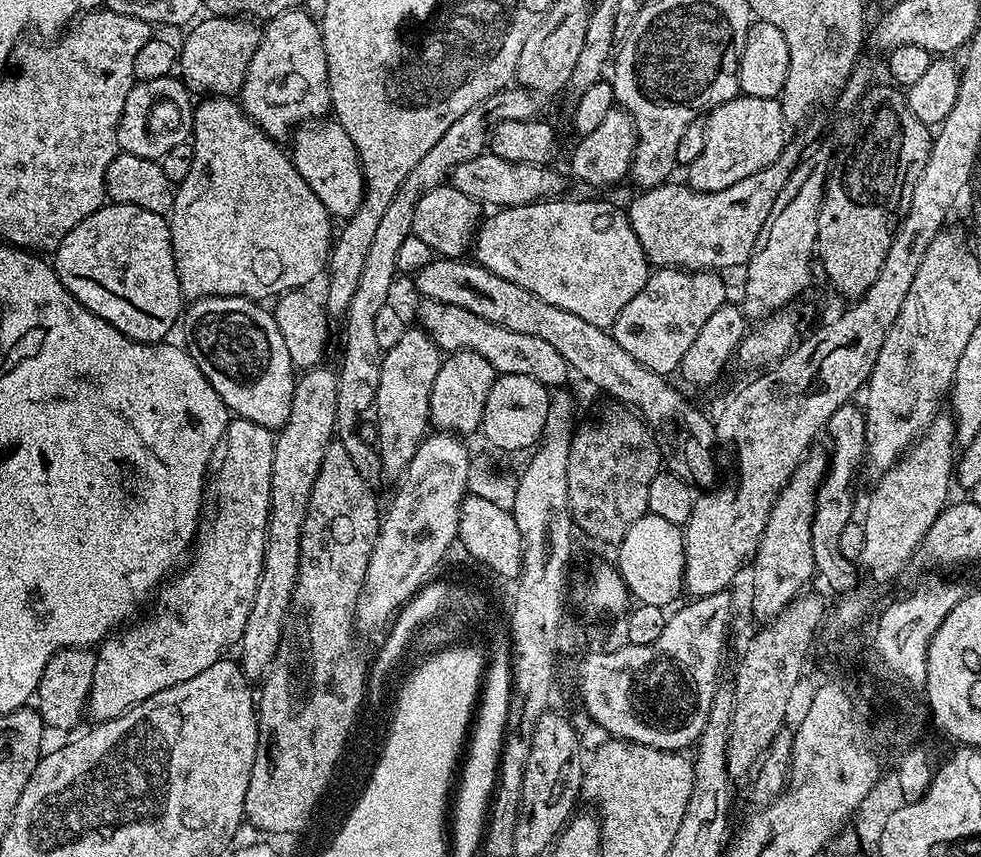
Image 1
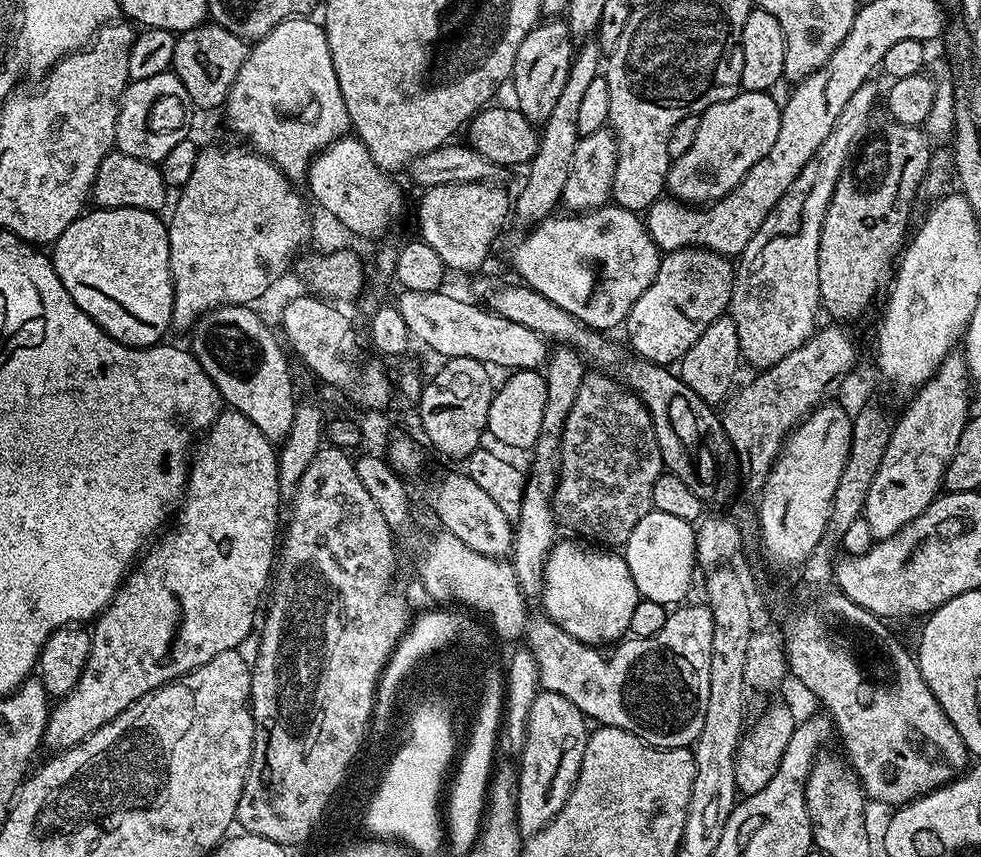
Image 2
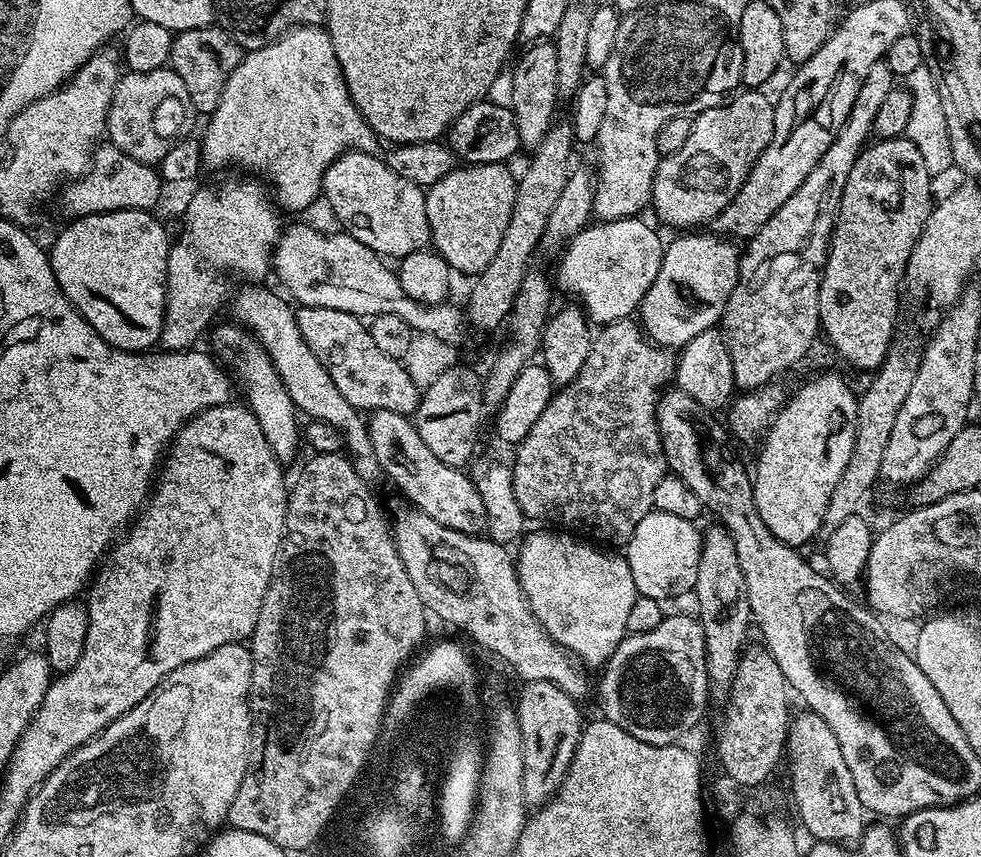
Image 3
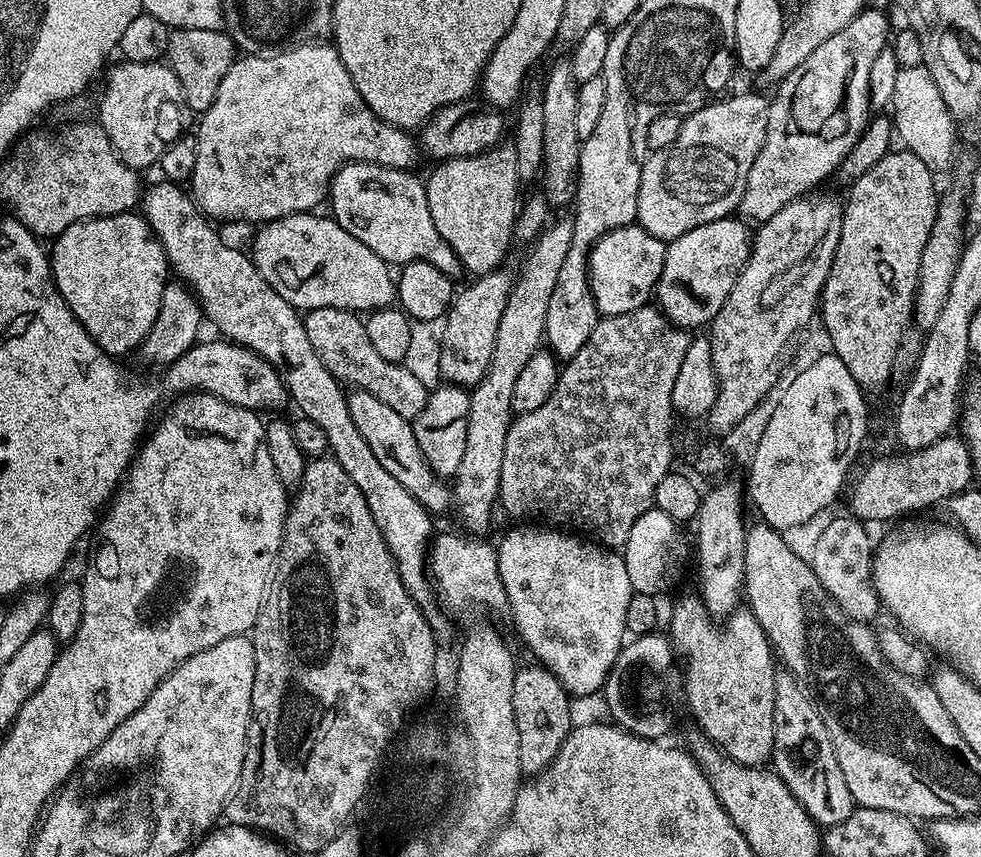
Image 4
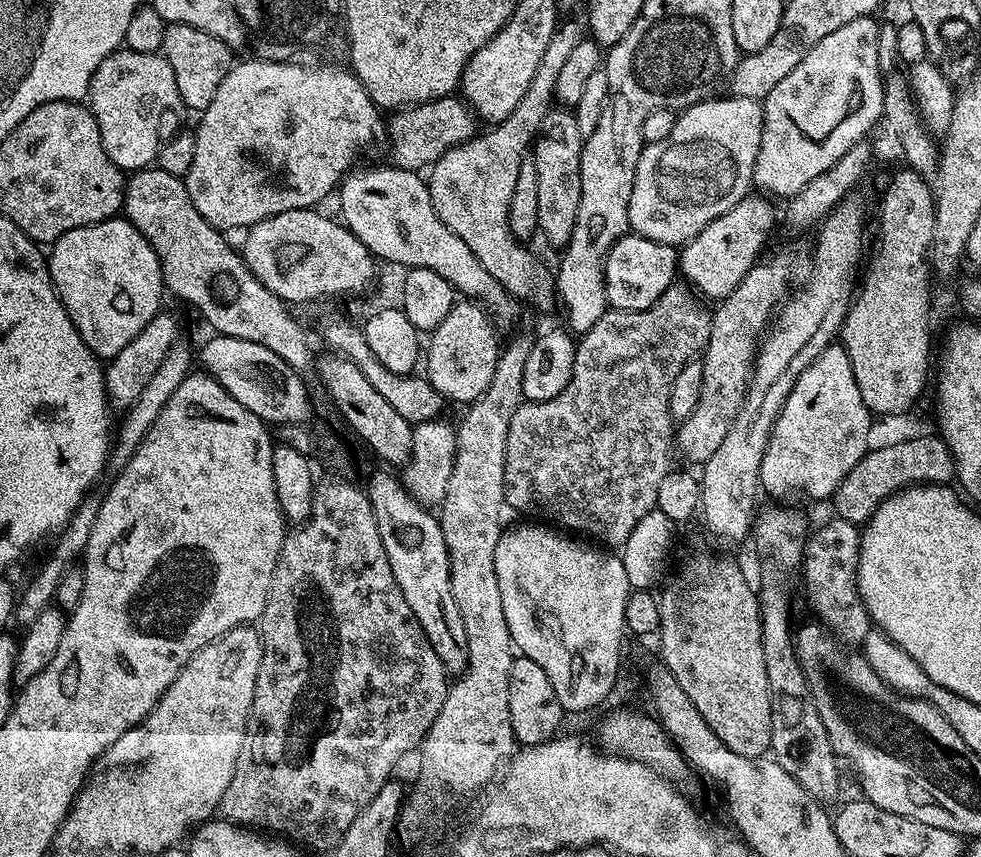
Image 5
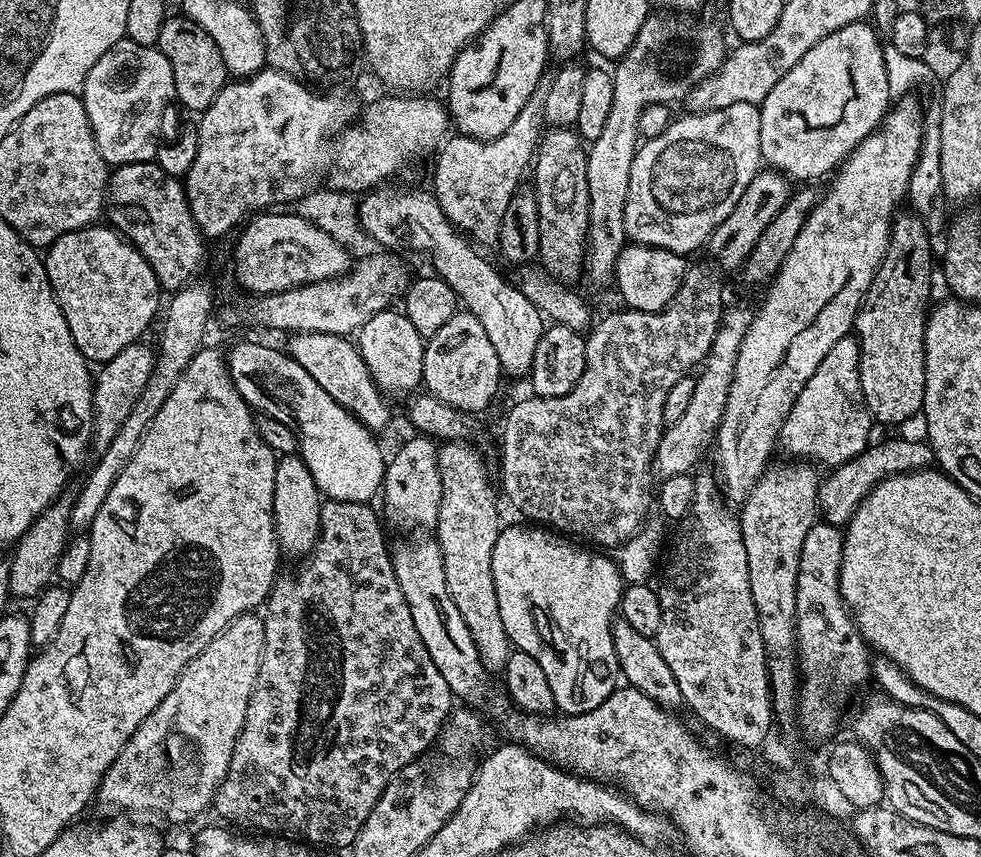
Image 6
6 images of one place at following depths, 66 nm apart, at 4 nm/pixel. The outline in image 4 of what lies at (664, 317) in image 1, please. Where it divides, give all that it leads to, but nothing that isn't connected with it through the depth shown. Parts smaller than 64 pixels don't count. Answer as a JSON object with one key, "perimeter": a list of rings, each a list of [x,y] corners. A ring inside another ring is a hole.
{"perimeter":[[[735,215],[694,226],[664,249],[664,265],[656,283],[655,303],[677,328],[693,330],[711,325],[722,310],[722,302],[730,298],[730,290],[738,282],[752,252],[753,233],[749,225]]]}

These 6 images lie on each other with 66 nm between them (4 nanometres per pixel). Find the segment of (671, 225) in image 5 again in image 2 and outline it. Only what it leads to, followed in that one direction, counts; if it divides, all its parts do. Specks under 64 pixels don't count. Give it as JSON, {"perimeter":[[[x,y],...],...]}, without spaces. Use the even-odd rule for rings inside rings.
{"perimeter":[[[741,91],[726,102],[718,102],[710,106],[700,116],[698,138],[694,138],[690,150],[682,154],[682,158],[671,161],[668,169],[667,191],[675,199],[689,206],[707,206],[715,200],[720,200],[734,190],[742,182],[745,174],[766,154],[770,154],[770,146],[774,146],[774,138],[778,138],[781,105],[776,104],[771,91],[745,92]]]}

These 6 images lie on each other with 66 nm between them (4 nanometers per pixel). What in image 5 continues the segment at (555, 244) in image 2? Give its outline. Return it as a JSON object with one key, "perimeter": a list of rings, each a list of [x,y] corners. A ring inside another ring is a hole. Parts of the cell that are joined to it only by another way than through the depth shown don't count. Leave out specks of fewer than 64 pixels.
{"perimeter":[[[625,234],[612,245],[604,259],[604,285],[609,305],[618,312],[651,308],[660,295],[673,287],[678,276],[678,252],[671,244],[654,242],[645,236]]]}

